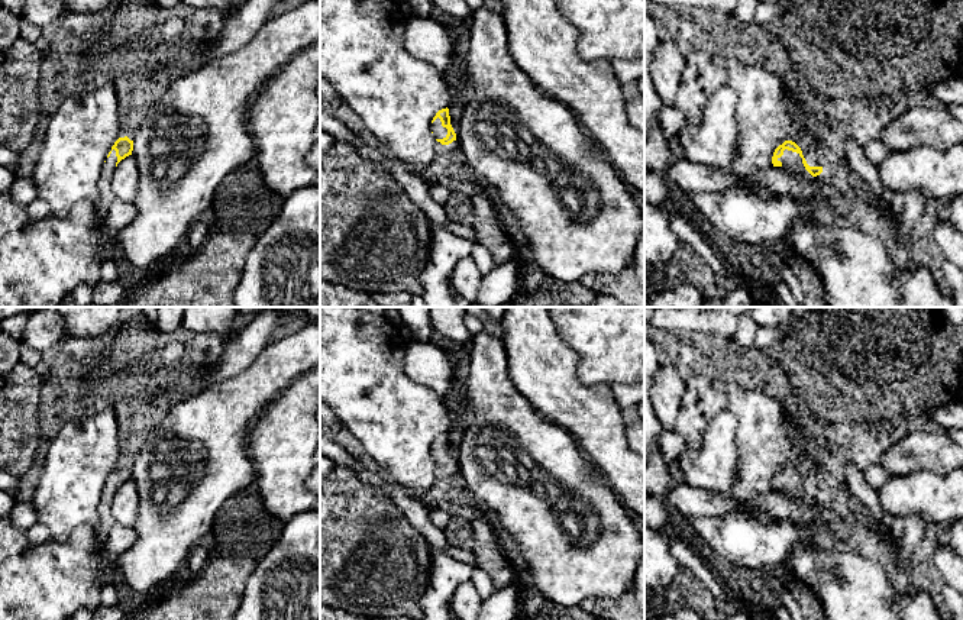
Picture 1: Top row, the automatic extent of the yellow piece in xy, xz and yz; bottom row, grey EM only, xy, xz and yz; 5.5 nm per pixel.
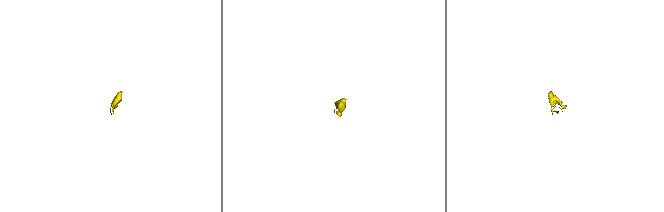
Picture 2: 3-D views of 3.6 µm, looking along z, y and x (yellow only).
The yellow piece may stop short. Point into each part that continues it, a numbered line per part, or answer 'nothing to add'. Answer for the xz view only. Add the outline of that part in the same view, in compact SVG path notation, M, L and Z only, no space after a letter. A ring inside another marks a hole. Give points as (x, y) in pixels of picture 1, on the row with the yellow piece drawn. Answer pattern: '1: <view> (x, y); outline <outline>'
1: xz (439, 132); outline M439 117L432 123L432 132L436 139L443 139L447 135L447 129L442 126Z
2: xz (443, 152); outline M459 139L453 141L449 145L442 145L437 141L434 143L434 152L439 161L453 159L459 154L459 149L461 149Z

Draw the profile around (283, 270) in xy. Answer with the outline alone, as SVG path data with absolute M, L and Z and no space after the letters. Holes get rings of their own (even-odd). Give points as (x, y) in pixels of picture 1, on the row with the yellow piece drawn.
M303 187L284 200L277 219L256 238L246 258L233 303L235 307L320 307L320 187Z

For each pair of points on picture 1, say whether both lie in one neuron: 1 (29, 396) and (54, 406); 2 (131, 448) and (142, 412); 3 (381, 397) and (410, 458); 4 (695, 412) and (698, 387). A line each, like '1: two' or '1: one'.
1: two
2: one
3: one
4: one

